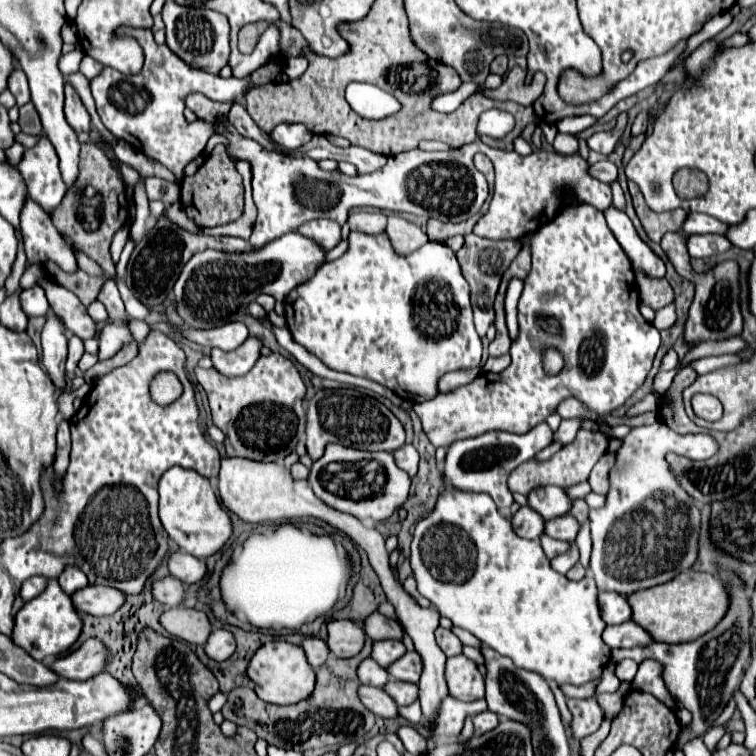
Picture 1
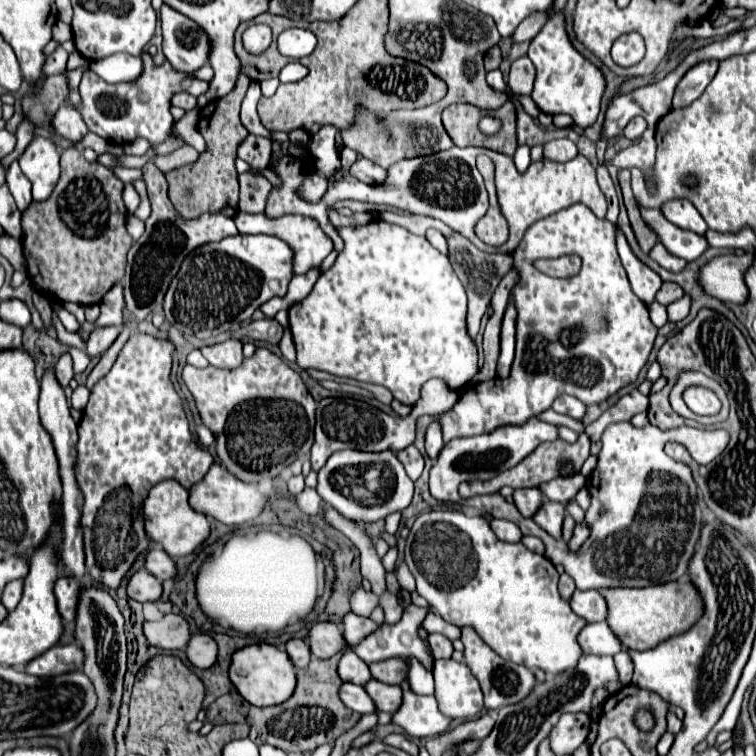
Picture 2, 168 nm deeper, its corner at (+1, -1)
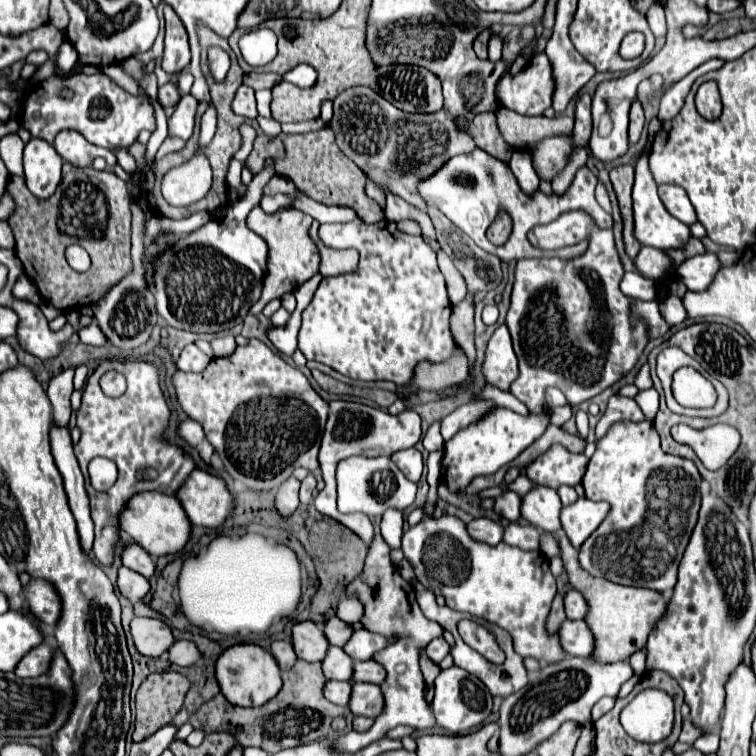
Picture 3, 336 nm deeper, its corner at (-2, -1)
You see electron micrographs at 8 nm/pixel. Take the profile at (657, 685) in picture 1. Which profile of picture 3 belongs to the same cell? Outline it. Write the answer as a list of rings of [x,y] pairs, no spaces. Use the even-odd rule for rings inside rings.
[[[684,719],[678,741],[694,744],[694,740],[702,736],[702,733],[702,730],[697,728],[689,719]]]

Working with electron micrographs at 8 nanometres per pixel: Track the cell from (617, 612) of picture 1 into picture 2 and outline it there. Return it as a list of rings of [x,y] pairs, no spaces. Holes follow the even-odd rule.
[[[575,590],[575,594],[571,596],[571,608],[587,622],[607,620],[607,602],[599,590],[587,590],[587,592]]]

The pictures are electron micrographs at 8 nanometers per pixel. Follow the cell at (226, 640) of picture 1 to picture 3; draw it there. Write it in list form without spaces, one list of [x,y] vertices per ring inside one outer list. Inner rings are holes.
[[[180,640],[180,642],[174,642],[168,650],[168,660],[172,664],[178,664],[178,666],[190,666],[194,664],[196,660],[200,660],[200,652],[196,648],[194,642],[188,642],[188,640]]]

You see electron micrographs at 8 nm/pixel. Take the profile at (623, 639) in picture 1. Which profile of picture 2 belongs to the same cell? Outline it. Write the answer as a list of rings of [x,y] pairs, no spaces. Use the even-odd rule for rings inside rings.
[[[607,622],[587,624],[579,634],[579,644],[585,654],[617,654],[623,650],[619,636],[609,628]]]

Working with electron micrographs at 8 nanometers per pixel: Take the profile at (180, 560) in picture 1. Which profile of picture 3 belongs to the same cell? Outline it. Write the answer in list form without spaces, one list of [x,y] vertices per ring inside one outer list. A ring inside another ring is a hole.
[[[126,544],[120,552],[120,560],[122,560],[122,566],[142,574],[144,578],[154,576],[154,560],[148,556],[146,550],[138,548],[138,544]]]

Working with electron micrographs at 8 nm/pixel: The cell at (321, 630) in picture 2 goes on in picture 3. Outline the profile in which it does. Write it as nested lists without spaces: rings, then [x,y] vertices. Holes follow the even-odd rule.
[[[306,620],[298,622],[292,628],[292,646],[298,658],[306,662],[320,662],[322,656],[326,656],[326,636],[322,636],[322,630]]]

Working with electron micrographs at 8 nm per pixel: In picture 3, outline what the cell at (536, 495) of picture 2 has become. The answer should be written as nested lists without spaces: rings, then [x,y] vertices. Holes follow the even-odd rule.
[[[504,490],[502,496],[494,498],[494,512],[506,520],[520,518],[520,496],[512,490]]]

